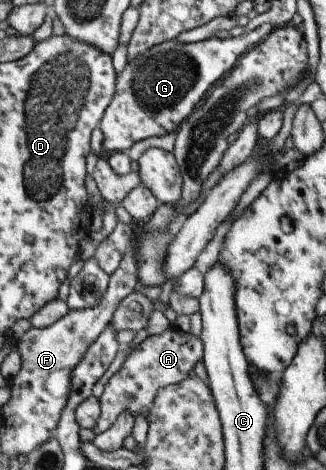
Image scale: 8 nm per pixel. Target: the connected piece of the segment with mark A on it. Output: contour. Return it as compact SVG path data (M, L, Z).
M171 326L163 334L149 335L133 349L123 362L123 366L107 380L103 394L97 399L100 408L99 417L90 430L94 435L103 433L123 410L132 415L132 420L139 412L146 418L157 390L184 380L197 360L203 361L202 345L199 338L194 338L189 332L179 332Z

